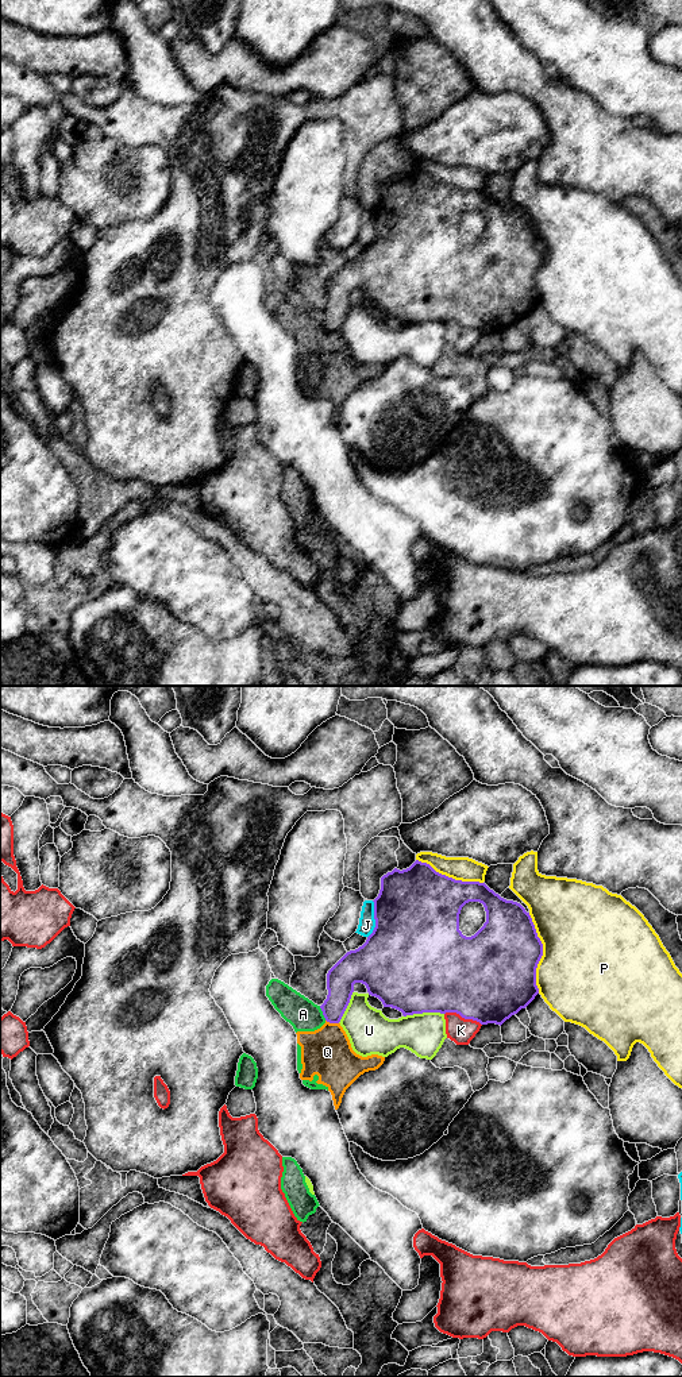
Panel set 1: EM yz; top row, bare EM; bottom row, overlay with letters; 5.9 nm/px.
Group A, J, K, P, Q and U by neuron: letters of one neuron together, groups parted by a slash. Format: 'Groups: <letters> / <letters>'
Groups: A Q / J / K / P / U

